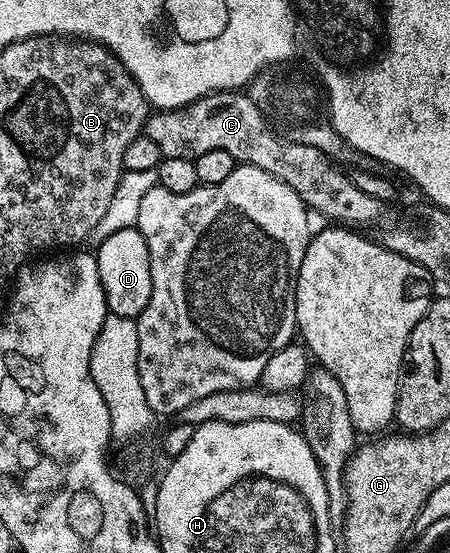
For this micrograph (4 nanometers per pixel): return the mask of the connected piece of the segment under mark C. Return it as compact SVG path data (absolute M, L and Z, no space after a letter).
M240 90L214 91L186 107L150 114L143 131L159 145L166 159L183 157L195 160L203 153L211 153L211 149L227 149L238 164L258 167L263 173L271 173L271 177L291 185L310 212L317 214L318 211L323 218L329 219L325 221L330 224L346 229L365 229L361 227L373 227L384 217L386 204L363 193L363 189L353 184L352 178L329 167L326 154L319 148L286 142L271 126L267 115L266 119L256 101L248 99Z

